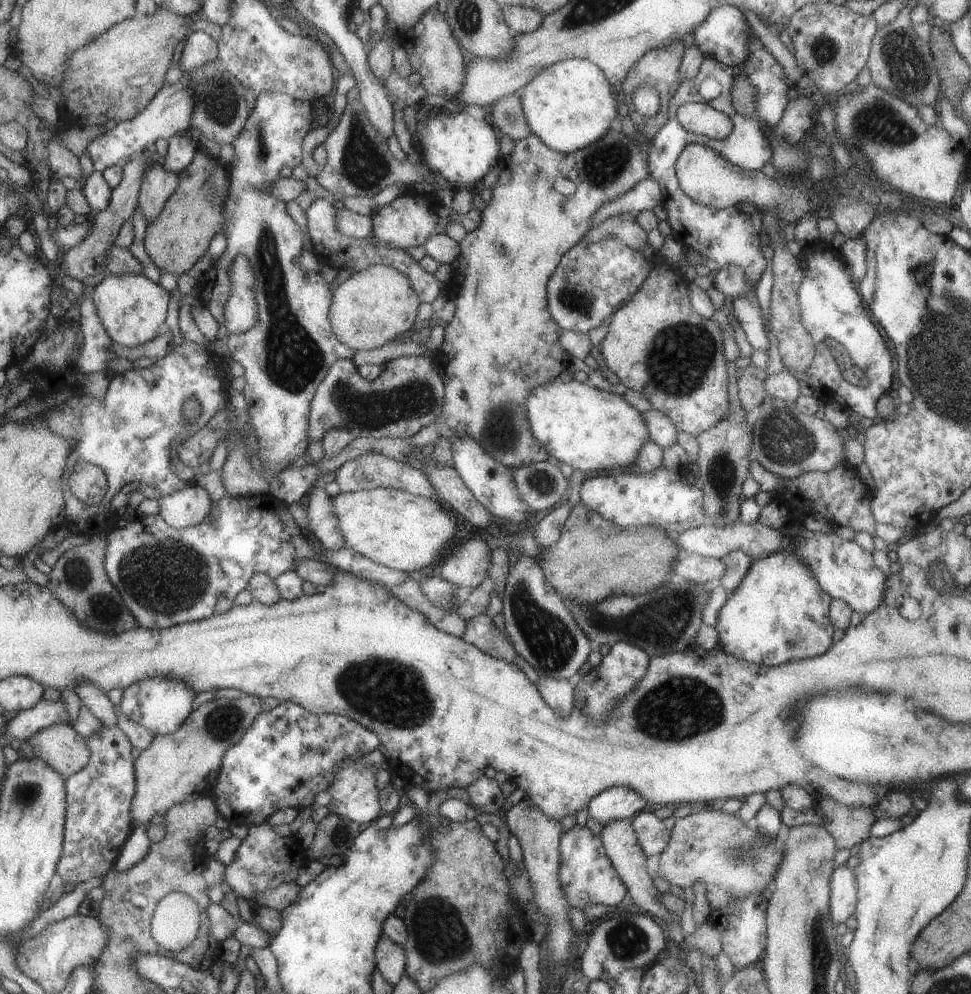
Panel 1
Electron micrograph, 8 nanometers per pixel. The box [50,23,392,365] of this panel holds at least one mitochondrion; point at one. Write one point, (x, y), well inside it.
(218, 99)

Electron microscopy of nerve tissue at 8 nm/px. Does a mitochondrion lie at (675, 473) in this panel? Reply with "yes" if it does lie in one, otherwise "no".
no

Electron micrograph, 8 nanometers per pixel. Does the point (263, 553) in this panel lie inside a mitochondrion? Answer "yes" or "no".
no

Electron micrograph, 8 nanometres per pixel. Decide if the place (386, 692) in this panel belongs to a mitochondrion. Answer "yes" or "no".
yes

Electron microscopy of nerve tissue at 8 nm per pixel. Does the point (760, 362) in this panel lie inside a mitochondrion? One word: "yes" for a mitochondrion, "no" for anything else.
no

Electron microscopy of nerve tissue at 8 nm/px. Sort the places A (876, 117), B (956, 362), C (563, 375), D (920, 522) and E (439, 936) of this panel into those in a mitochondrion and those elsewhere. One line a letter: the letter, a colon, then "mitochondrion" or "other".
A: mitochondrion
B: mitochondrion
C: other
D: other
E: mitochondrion

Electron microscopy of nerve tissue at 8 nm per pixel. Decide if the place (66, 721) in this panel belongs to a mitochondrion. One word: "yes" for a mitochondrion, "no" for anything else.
no

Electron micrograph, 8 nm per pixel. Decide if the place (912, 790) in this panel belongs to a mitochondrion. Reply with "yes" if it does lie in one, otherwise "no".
no

